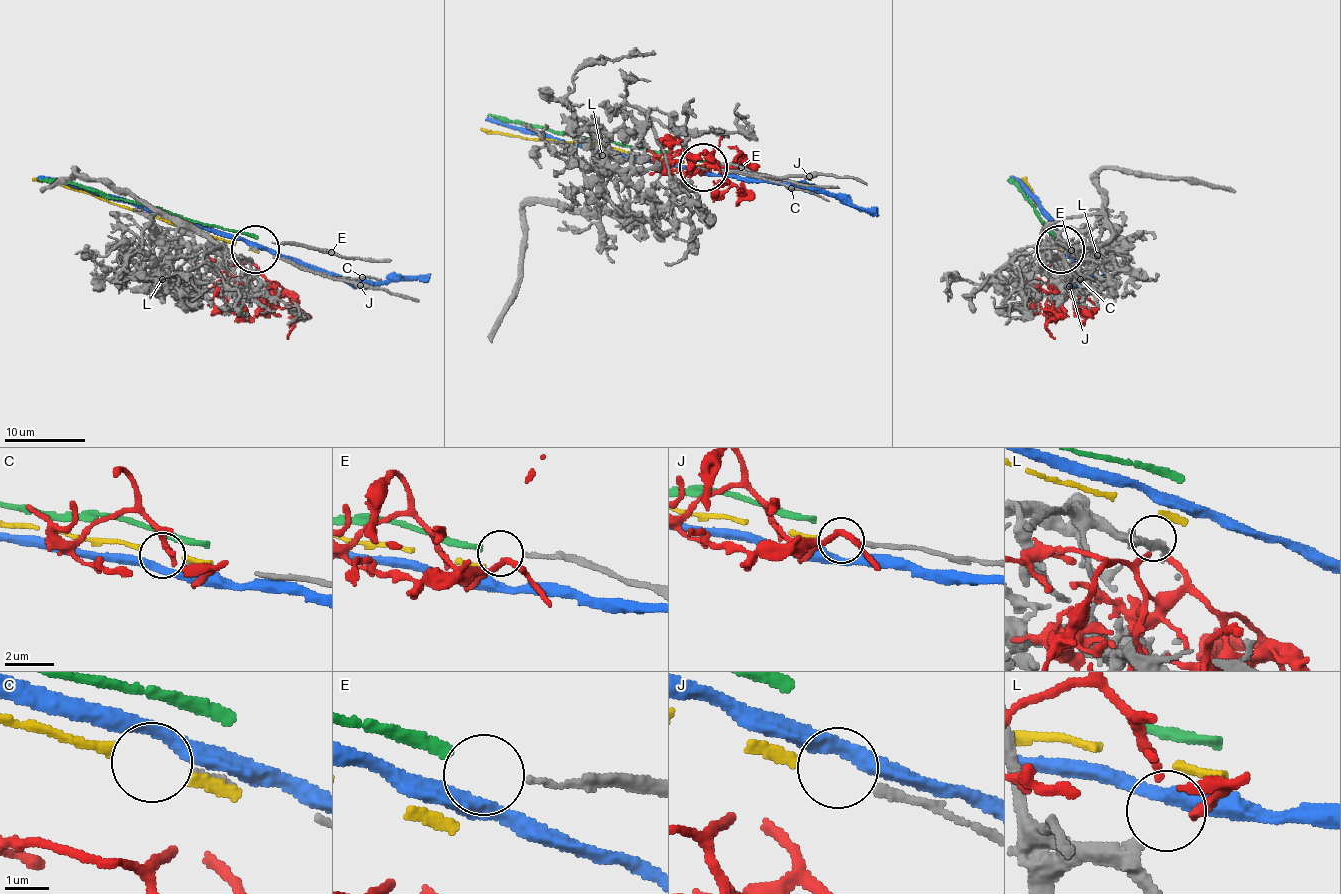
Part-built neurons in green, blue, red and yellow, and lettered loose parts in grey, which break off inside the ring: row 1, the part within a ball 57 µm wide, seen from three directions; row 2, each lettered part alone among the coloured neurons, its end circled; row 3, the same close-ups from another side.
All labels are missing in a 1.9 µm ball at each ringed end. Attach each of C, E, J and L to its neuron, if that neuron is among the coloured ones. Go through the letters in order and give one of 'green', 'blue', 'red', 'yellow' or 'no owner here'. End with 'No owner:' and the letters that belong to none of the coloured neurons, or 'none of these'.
C: no owner here
E: green
J: yellow
L: red
No owner: C

